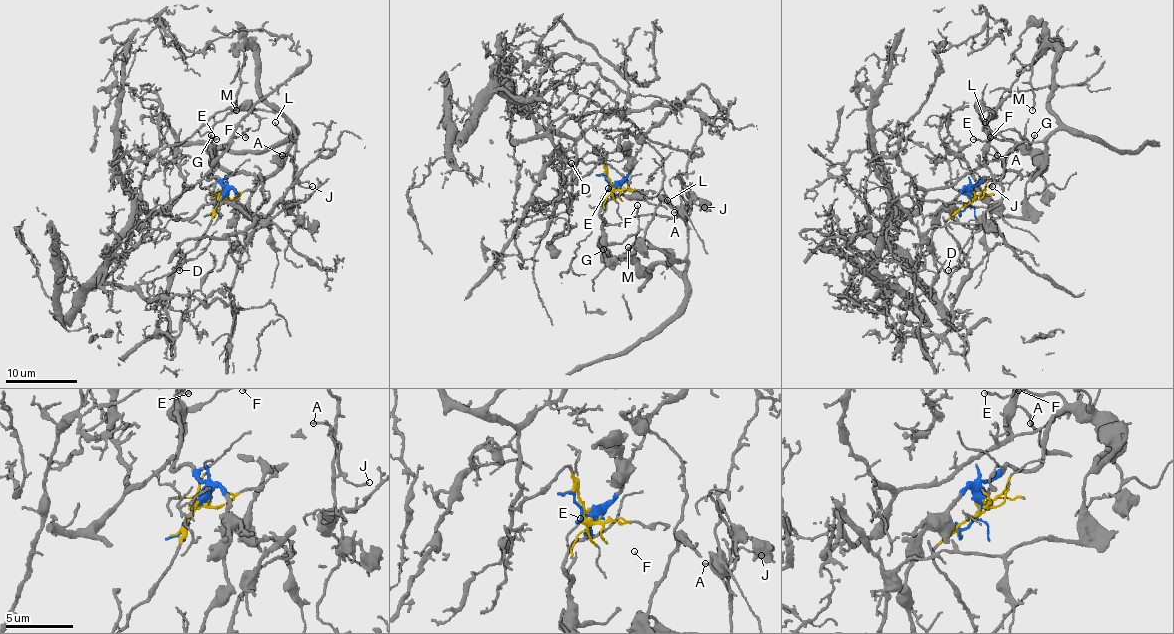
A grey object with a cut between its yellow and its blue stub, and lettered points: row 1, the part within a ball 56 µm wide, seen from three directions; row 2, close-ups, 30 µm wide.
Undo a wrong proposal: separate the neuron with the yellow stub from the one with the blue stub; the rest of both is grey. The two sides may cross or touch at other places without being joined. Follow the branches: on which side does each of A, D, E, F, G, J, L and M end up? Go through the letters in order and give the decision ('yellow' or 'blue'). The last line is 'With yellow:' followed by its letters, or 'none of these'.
A: blue
D: yellow
E: blue
F: blue
G: blue
J: blue
L: blue
M: blue
With yellow: D

